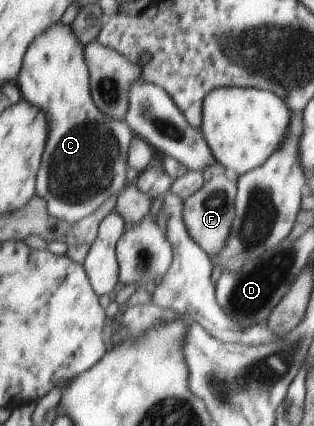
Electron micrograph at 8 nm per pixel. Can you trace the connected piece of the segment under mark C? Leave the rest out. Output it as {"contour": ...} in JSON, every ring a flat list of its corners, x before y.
{"contour":[[57,22,51,29,33,41,24,57,24,66,18,75,17,83,22,91,23,99,48,113,50,134,46,147,38,182,37,194,48,201,50,214,56,218,71,222,81,221,95,213,107,199,107,191,111,187,111,171,119,155,128,155,133,141,134,131,126,121,120,122,105,115,95,103,92,96,92,83,89,66,85,55,85,46,75,33,73,23]]}

